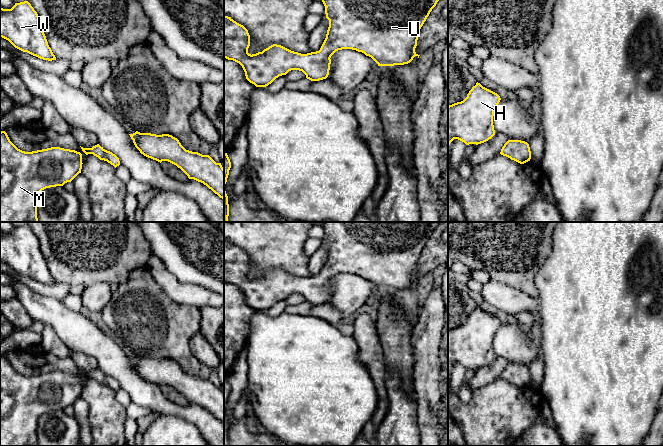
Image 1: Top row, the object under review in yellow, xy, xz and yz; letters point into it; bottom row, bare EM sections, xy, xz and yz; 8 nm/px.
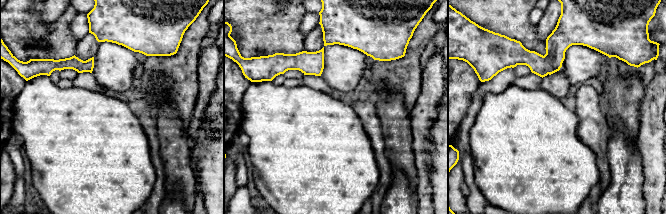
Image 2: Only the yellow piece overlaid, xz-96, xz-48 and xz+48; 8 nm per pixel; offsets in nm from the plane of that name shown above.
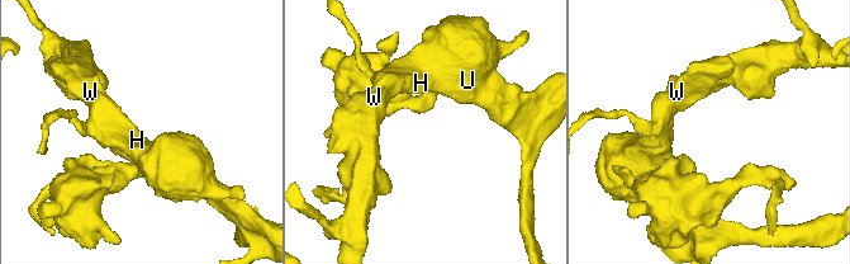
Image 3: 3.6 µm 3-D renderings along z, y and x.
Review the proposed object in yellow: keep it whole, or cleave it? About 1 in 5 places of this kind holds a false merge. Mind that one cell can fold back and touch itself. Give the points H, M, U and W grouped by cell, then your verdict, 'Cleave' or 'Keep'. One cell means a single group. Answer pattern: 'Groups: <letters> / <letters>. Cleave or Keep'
Groups: H M U W. Keep

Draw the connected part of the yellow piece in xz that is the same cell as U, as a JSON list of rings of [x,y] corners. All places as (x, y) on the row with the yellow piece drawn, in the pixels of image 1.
[[[322,0],[325,6],[326,18],[329,20],[329,27],[327,30],[326,38],[319,51],[311,52],[307,54],[294,52],[281,45],[273,44],[269,46],[268,48],[264,49],[262,52],[258,52],[256,54],[251,55],[248,53],[248,48],[250,46],[250,35],[248,33],[248,30],[243,25],[234,21],[231,17],[224,16],[224,58],[228,60],[233,60],[239,63],[245,72],[246,79],[250,83],[254,84],[256,87],[266,87],[269,84],[271,84],[276,78],[282,75],[286,75],[291,70],[302,71],[306,75],[306,78],[311,81],[319,81],[319,80],[326,79],[329,75],[331,56],[336,51],[342,50],[342,49],[352,49],[358,52],[362,52],[366,56],[371,57],[378,64],[378,66],[394,66],[394,65],[408,64],[413,60],[415,56],[417,56],[418,58],[420,56],[415,52],[420,29],[423,26],[424,22],[426,21],[432,9],[436,6],[438,1],[439,0]]]

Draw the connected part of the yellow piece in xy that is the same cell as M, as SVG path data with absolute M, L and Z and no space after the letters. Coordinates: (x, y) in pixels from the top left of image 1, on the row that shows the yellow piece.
M5 131L0 132L0 222L39 222L37 204L40 192L46 188L71 182L82 169L82 154L60 147L25 152L18 149Z

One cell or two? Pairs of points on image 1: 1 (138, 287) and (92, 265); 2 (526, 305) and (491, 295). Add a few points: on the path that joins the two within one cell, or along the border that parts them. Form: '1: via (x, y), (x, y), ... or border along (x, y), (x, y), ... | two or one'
1: border along (145, 267), (136, 267), (128, 278), (118, 285) | two
2: via (517, 301), (511, 301), (500, 295) | one

